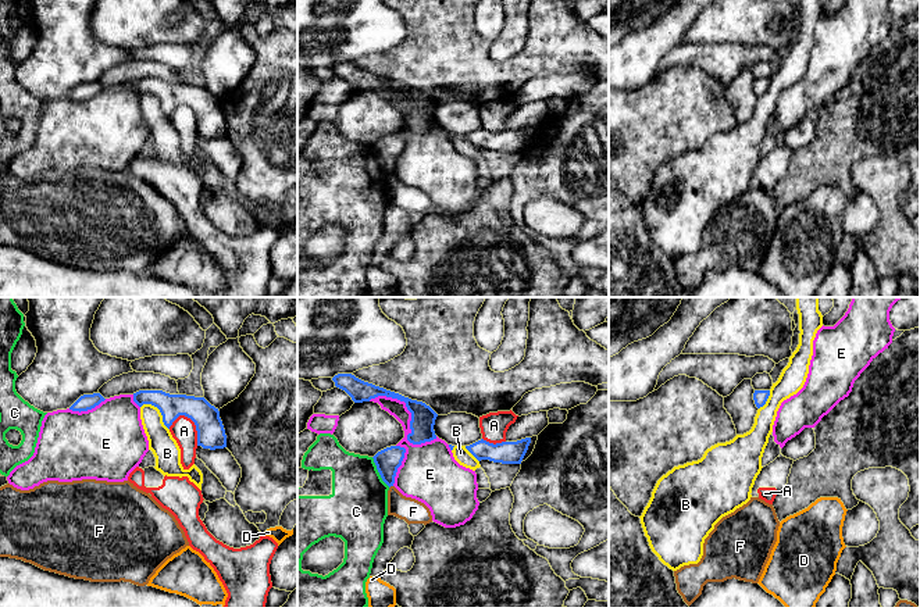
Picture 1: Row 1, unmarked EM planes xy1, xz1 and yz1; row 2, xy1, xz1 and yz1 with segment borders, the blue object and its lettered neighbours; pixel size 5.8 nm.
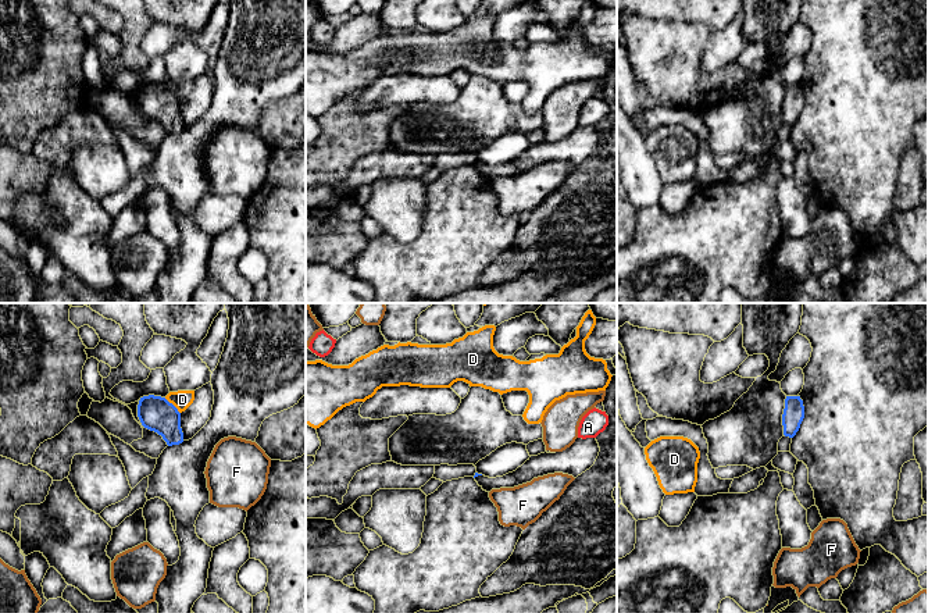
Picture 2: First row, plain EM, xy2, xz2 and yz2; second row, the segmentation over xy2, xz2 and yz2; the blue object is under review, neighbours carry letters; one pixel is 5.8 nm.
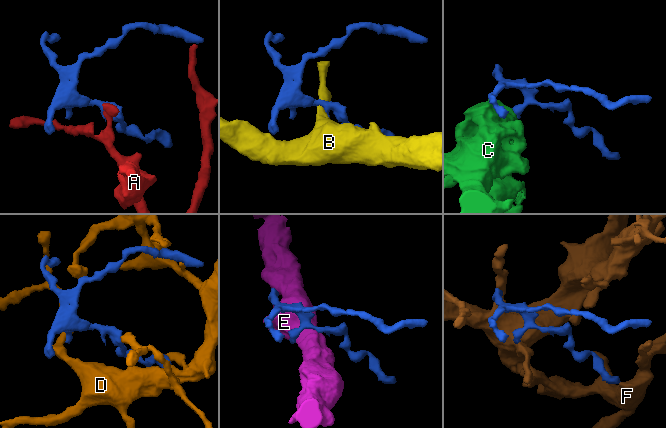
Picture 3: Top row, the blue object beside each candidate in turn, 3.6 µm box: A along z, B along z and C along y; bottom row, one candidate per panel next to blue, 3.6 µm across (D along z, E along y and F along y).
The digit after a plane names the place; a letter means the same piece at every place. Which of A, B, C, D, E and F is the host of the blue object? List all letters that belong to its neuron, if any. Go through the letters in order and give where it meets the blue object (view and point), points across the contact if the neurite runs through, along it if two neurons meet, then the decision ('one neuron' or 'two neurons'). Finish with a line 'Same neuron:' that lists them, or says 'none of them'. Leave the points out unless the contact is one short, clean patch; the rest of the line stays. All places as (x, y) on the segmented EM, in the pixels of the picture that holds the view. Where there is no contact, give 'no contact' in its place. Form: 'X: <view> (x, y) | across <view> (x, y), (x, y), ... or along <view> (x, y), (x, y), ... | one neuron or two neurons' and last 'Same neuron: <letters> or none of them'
A: xy1 (196, 427) | along xy1 (179, 414), (184, 414), (193, 422), (198, 445) | two neurons
B: xy1 (160, 411) | along xy1 (141, 406), (154, 406), (168, 429) | two neurons
C: xz1 (378, 471) | along xz1 (371, 457), (380, 477), (389, 486) | two neurons
D: xy2 (172, 405) | two neurons
E: xz1 (412, 418) | two neurons
F: xz1 (391, 485) | two neurons
Same neuron: none of them

